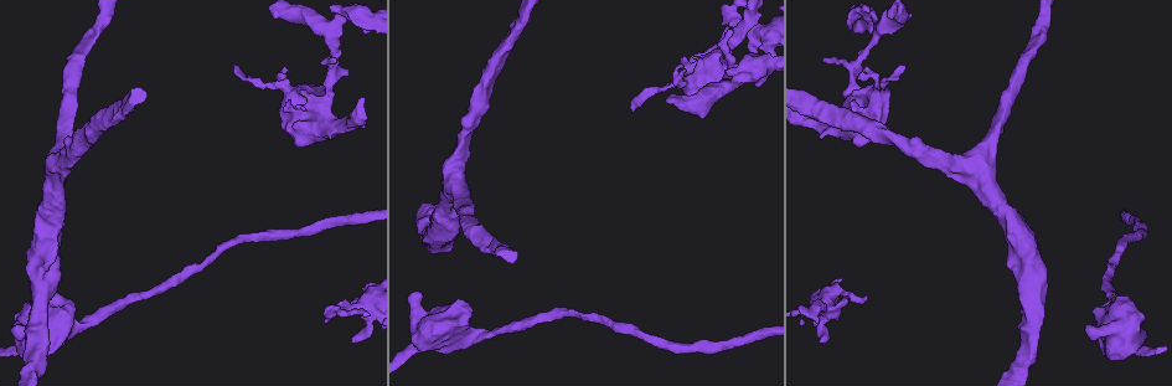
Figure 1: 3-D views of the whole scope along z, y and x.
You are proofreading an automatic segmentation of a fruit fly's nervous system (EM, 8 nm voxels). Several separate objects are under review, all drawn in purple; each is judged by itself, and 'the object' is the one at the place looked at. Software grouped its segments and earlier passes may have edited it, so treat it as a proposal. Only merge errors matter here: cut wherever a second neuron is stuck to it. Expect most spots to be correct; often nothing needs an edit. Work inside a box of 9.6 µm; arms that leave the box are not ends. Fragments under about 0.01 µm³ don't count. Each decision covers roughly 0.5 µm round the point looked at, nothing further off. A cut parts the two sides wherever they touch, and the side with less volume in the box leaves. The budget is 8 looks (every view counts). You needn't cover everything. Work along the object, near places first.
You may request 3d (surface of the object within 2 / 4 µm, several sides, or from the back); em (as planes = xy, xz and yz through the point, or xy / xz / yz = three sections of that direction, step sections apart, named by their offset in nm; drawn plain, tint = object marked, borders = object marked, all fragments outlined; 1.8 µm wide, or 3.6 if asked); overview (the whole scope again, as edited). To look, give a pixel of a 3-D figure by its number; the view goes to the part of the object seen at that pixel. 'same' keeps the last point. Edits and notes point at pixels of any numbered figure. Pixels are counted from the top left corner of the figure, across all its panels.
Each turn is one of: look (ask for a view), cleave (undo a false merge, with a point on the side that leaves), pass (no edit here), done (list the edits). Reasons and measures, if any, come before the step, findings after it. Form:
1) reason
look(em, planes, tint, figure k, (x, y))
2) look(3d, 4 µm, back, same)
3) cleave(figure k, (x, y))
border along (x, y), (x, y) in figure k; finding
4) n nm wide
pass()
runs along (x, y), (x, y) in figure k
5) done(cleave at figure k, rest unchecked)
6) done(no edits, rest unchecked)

abrupt turn
look(3d, 2 µm, back, figure 1, (832, 306))

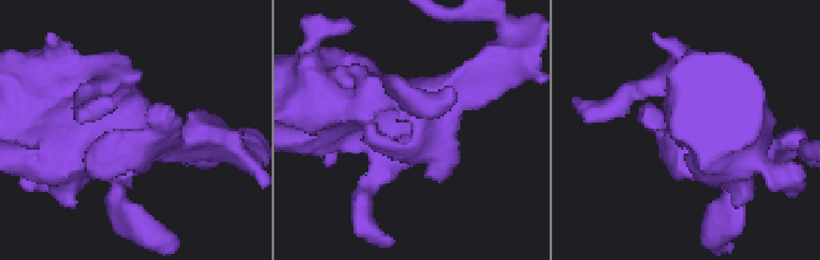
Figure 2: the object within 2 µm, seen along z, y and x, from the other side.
shape alone is not enough
look(em, xy, step 8, tint, figure 2, (427, 132))

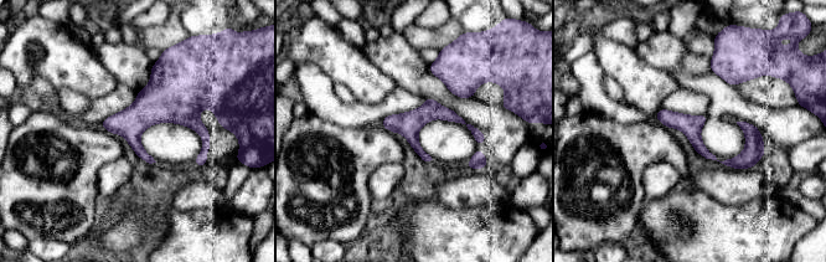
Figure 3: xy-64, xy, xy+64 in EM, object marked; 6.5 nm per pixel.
look(em, planes, tint, same)

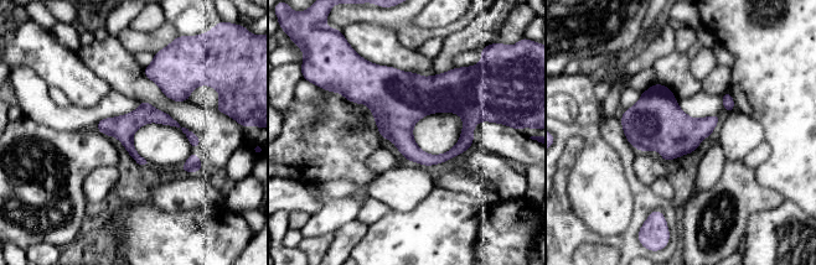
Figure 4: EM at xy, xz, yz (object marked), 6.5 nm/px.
pass()
runs along (99, 125), (160, 117), (196, 144) in figure 4; continuous, no second neuron

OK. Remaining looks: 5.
thick turns thin
look(em, xz, step 8, tint, figure 1, (680, 84))

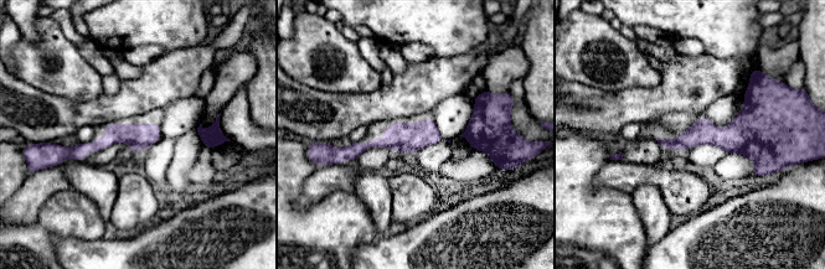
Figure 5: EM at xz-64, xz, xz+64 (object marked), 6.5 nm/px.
pass()
runs along (438, 138), (395, 138), (343, 151) in figure 5; all the same neuron

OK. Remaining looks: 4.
sudden change in width
look(em, planes, plain, figure 1, (898, 12))

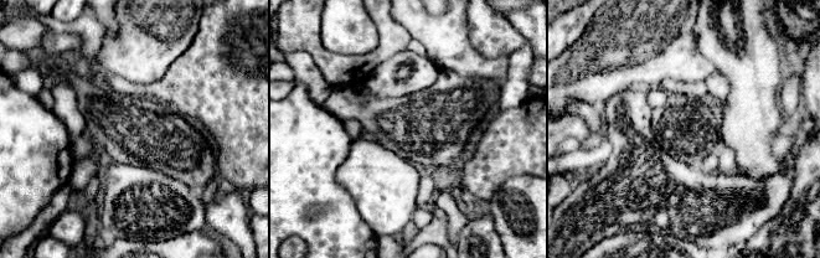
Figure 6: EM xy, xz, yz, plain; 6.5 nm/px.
look(em, planes, tint, same)

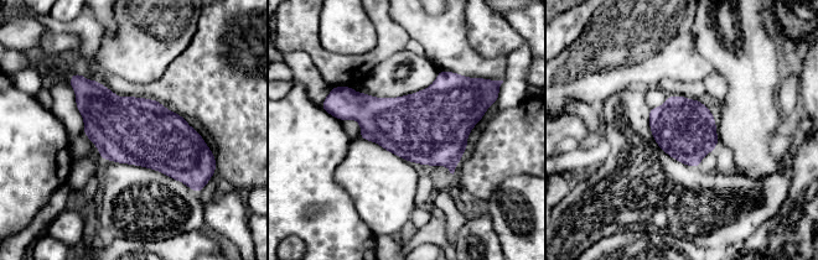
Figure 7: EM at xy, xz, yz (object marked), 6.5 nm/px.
pass()
all the same neuron

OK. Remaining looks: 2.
done(no edits, rest unchecked)

